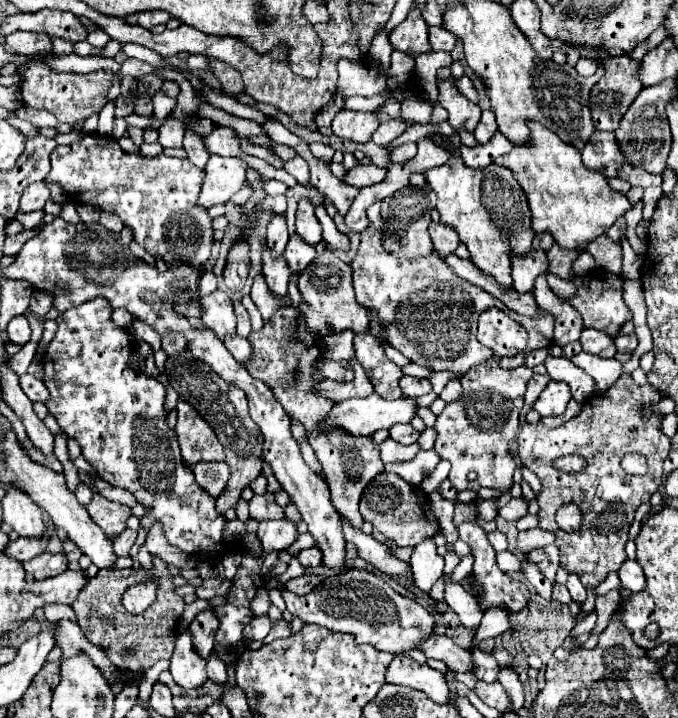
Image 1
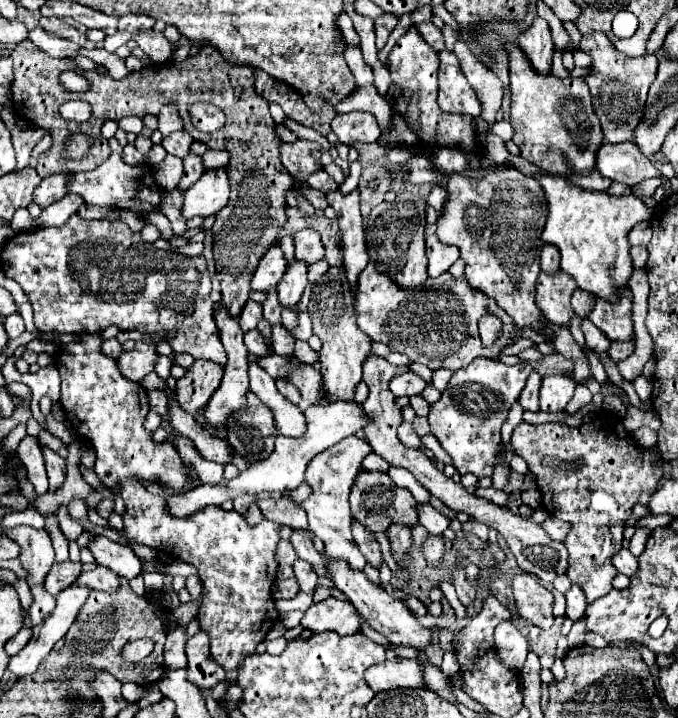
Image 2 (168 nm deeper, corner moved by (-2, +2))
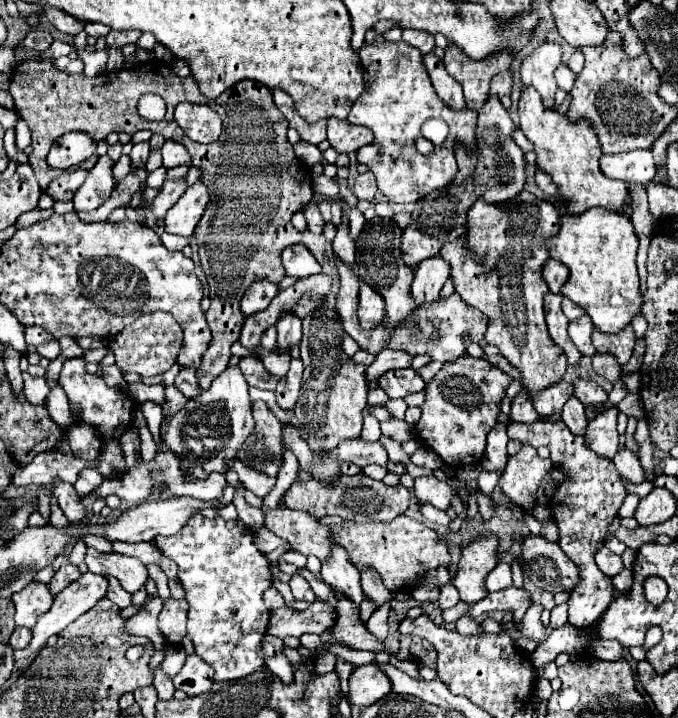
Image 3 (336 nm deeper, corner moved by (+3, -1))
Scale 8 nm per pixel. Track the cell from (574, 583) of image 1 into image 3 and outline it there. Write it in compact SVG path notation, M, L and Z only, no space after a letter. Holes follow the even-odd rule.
M567 603L555 605L555 609L551 611L551 627L557 629L557 627L561 627L565 623L567 623Z

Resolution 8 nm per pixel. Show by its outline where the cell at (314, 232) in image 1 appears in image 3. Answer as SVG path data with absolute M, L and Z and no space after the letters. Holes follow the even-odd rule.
M303 243L289 245L283 251L283 267L291 277L309 277L321 273L321 265Z

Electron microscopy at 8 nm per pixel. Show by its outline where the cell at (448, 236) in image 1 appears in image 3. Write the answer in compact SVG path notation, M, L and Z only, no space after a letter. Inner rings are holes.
M435 255L427 261L421 261L415 267L415 279L411 285L411 295L415 303L421 305L423 301L435 301L447 277L449 277L449 265L447 261L443 261L443 257Z

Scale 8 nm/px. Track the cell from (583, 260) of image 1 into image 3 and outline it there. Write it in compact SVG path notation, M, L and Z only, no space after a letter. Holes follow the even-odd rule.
M547 293L545 297L545 317L547 317L547 327L549 327L549 335L551 339L555 341L555 345L559 345L565 355L567 355L567 361L569 365L575 365L579 359L581 359L581 353L579 349L575 349L573 341L569 339L567 335L567 317L563 315L563 309L561 309L561 301L563 301L563 295L561 293Z

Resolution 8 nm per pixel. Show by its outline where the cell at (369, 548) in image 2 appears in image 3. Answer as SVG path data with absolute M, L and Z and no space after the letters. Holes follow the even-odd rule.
M363 569L361 573L361 585L363 585L363 591L369 599L373 599L377 605L385 603L391 599L391 591L385 589L379 573L375 573L375 569Z

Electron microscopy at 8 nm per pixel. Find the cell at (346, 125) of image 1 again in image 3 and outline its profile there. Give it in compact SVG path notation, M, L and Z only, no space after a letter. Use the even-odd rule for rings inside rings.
M331 117L327 125L327 139L337 153L351 153L363 145L369 145L373 141L373 133L367 127L351 125L349 121Z

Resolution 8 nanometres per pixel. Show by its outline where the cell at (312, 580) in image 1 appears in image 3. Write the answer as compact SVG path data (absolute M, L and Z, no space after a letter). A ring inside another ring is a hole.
M271 585L271 589L267 589L267 593L263 595L263 601L265 601L265 605L267 605L267 609L269 609L269 611L279 609L279 607L283 607L283 605L285 605L283 595L281 595L281 593L277 591L277 587L273 587L273 585Z

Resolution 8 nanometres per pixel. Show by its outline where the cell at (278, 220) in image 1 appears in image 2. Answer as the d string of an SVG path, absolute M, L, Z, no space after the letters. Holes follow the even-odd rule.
M274 246L260 260L260 266L256 268L256 272L252 276L252 290L264 292L264 290L276 286L282 280L284 272L286 272L286 260L282 256L280 246Z

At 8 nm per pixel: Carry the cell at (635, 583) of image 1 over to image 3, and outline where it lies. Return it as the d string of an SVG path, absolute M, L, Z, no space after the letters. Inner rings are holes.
M601 547L601 549L597 551L595 561L597 561L599 569L601 569L605 575L609 575L609 577L615 577L615 575L623 569L621 557L615 555L615 553L611 553L607 547Z

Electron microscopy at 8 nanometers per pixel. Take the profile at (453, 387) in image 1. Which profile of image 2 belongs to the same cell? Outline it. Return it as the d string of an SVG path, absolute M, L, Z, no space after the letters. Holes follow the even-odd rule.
M434 370L434 374L432 374L432 386L436 388L436 390L446 390L446 384L448 384L448 378L452 376L452 372L448 372L448 370Z

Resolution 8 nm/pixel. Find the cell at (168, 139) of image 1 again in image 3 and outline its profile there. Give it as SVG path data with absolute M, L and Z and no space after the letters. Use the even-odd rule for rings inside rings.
M165 141L161 147L163 165L165 167L177 167L177 165L191 165L191 157L183 145L177 141Z

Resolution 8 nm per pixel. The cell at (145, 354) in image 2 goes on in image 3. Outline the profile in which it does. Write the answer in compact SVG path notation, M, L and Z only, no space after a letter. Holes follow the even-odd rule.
M155 311L141 315L137 321L127 325L117 337L109 341L109 349L115 353L117 367L123 373L139 373L141 377L153 377L165 373L177 359L177 353L183 343L183 329L179 329L179 323L169 313Z

